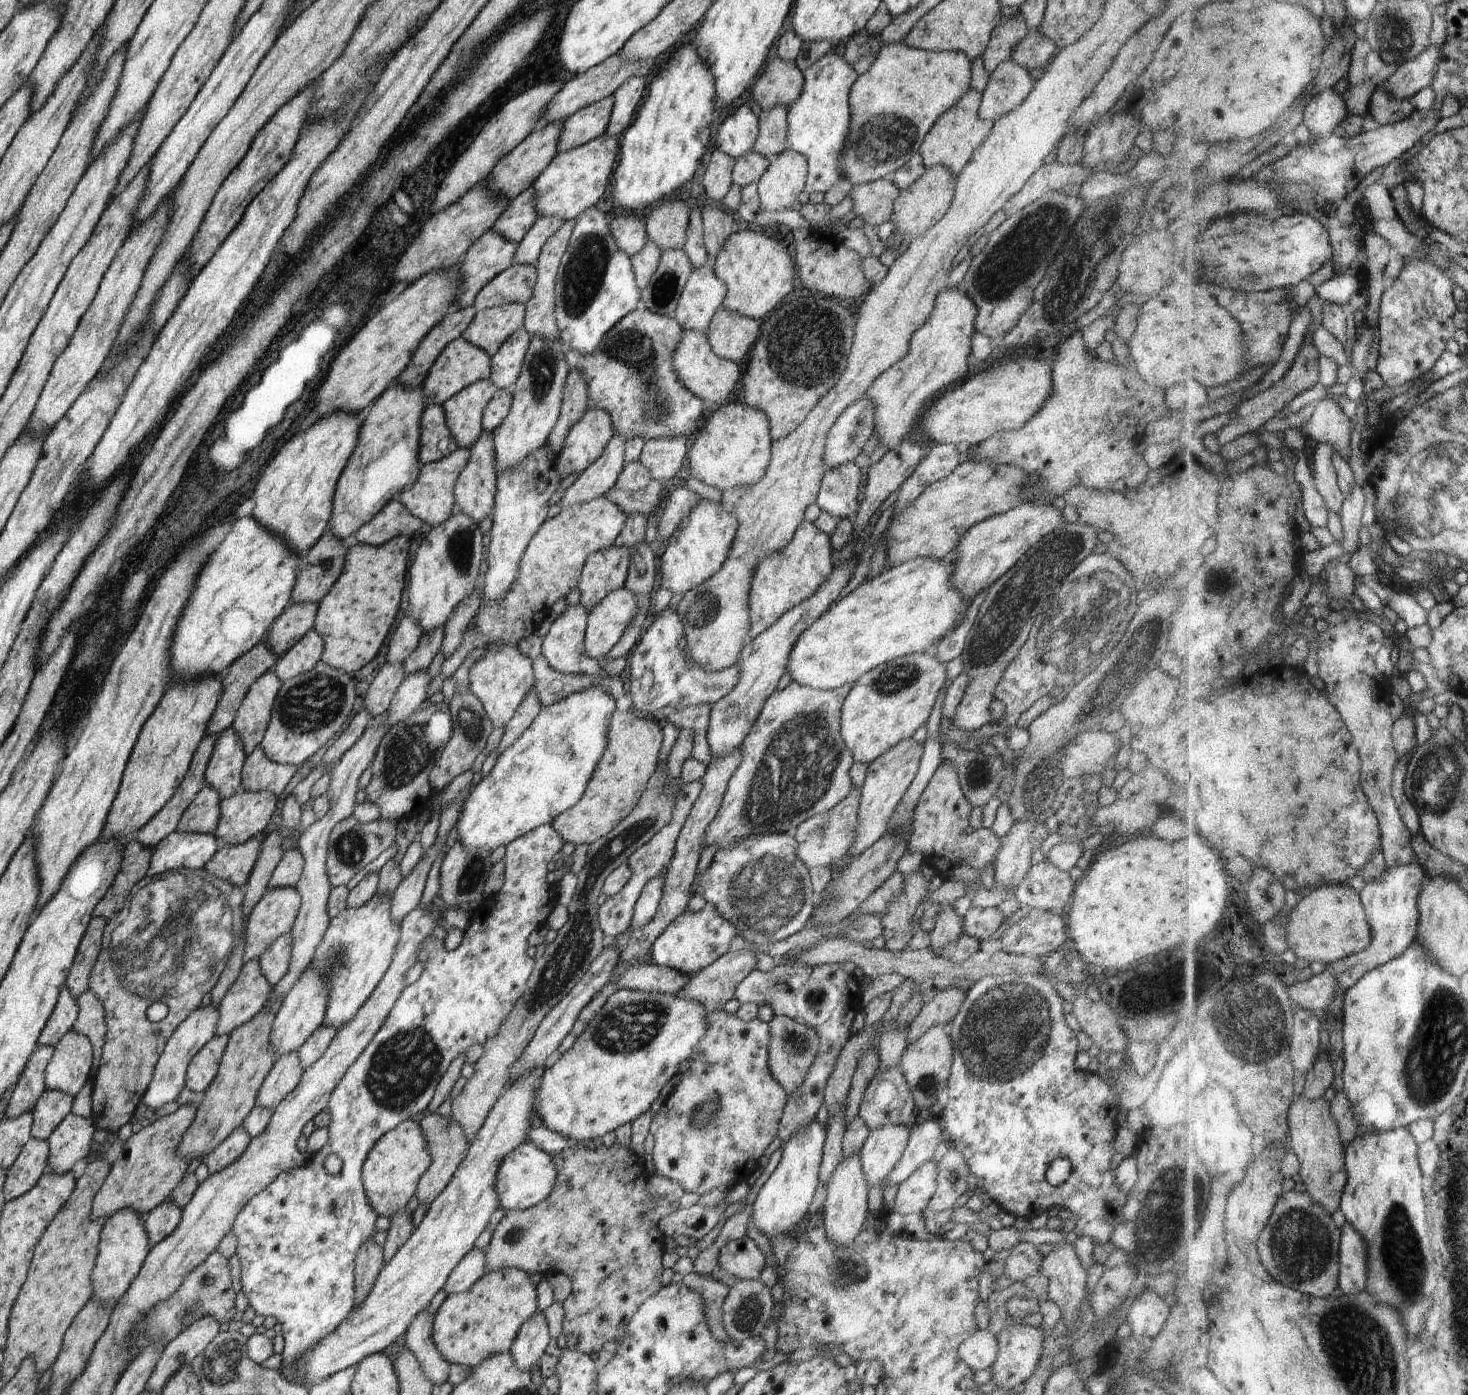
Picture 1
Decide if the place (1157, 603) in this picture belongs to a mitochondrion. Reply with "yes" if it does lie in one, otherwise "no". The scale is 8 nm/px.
no

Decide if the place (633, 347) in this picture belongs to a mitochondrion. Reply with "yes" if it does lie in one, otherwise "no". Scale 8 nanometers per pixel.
yes

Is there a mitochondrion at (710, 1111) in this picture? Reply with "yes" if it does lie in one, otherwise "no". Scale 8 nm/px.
yes

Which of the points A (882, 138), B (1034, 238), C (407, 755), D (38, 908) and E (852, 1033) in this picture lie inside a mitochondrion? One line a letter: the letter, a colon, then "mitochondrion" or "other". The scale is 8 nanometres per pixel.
A: mitochondrion
B: mitochondrion
C: mitochondrion
D: other
E: other

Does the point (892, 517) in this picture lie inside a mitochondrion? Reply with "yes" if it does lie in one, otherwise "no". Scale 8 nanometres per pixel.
no

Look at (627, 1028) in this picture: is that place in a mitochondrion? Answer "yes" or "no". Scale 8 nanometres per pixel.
yes

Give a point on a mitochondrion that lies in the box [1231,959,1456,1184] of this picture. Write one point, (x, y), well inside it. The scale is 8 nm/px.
(1273, 1026)

